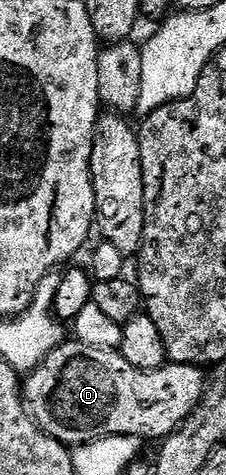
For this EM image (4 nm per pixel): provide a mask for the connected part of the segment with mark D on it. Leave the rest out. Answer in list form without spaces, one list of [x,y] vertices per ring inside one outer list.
[[[74,339],[64,340],[63,344],[59,345],[52,351],[47,358],[44,359],[39,366],[37,366],[30,373],[26,374],[25,380],[22,382],[22,399],[23,405],[27,411],[27,416],[35,421],[36,427],[43,433],[47,434],[53,440],[57,440],[66,447],[78,447],[80,445],[87,445],[91,441],[99,441],[103,437],[137,437],[146,439],[146,437],[156,437],[162,439],[168,437],[169,434],[174,433],[183,420],[188,417],[190,413],[194,413],[196,407],[199,405],[199,400],[203,398],[203,392],[207,390],[209,381],[205,376],[203,378],[204,370],[197,365],[177,365],[168,363],[162,365],[157,371],[152,373],[145,373],[137,367],[131,366],[130,363],[125,363],[125,359],[114,349],[94,349],[88,345],[83,345],[81,342]]]

